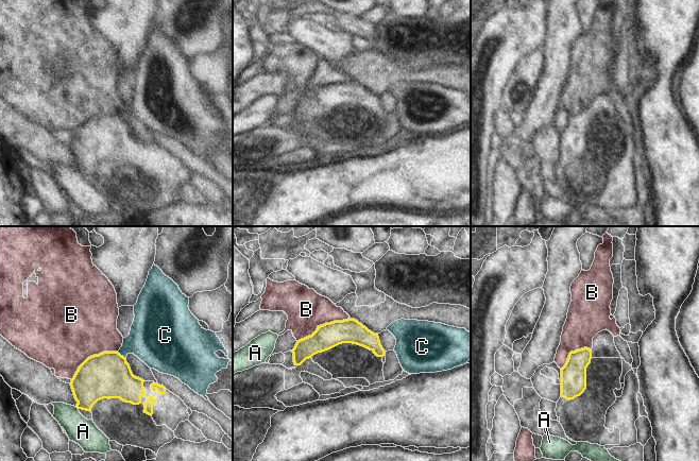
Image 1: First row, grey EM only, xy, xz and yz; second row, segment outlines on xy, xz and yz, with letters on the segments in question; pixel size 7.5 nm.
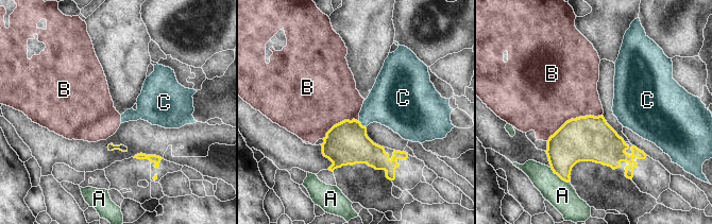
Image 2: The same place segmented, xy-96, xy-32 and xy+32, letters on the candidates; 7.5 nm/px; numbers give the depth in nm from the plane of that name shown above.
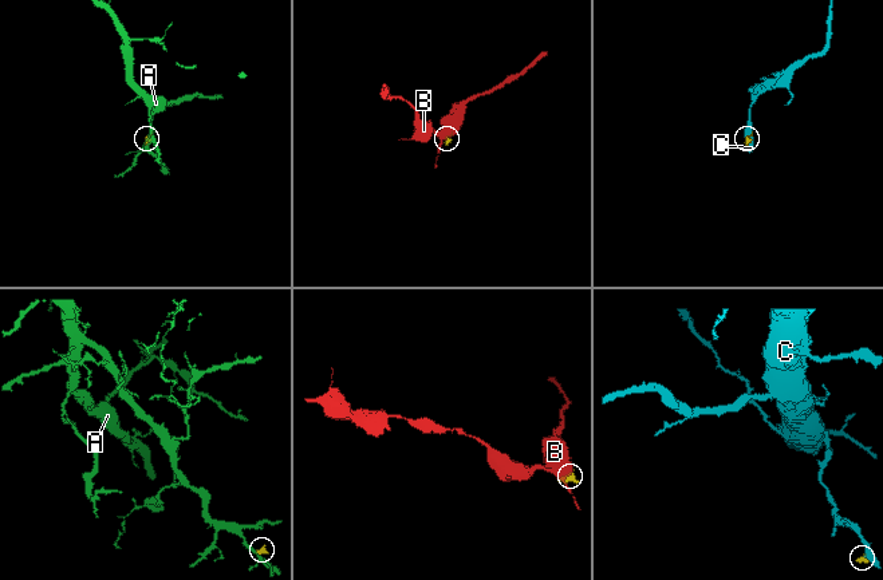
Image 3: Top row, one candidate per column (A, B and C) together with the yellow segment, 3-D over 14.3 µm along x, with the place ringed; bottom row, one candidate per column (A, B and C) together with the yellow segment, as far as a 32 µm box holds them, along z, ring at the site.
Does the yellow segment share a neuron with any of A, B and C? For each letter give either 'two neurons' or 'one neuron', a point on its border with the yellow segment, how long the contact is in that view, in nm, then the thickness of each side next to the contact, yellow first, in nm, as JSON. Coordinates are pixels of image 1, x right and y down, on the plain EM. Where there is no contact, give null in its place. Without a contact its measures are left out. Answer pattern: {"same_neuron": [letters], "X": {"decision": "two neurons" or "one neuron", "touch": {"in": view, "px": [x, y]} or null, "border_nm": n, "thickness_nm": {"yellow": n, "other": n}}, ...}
{"same_neuron": [], "A": {"decision": "two neurons", "touch": {"in": "xy", "px": [77, 169]}, "border_nm": 40, "thickness_nm": {"yellow": 300, "other": 200}}, "B": {"decision": "two neurons", "touch": {"in": "xz", "px": [323, 86]}, "border_nm": 440, "thickness_nm": {"yellow": 190, "other": 300}}, "C": {"decision": "two neurons", "touch": {"in": "xy", "px": [120, 117]}, "border_nm": 90, "thickness_nm": {"yellow": 360, "other": 320}}}

